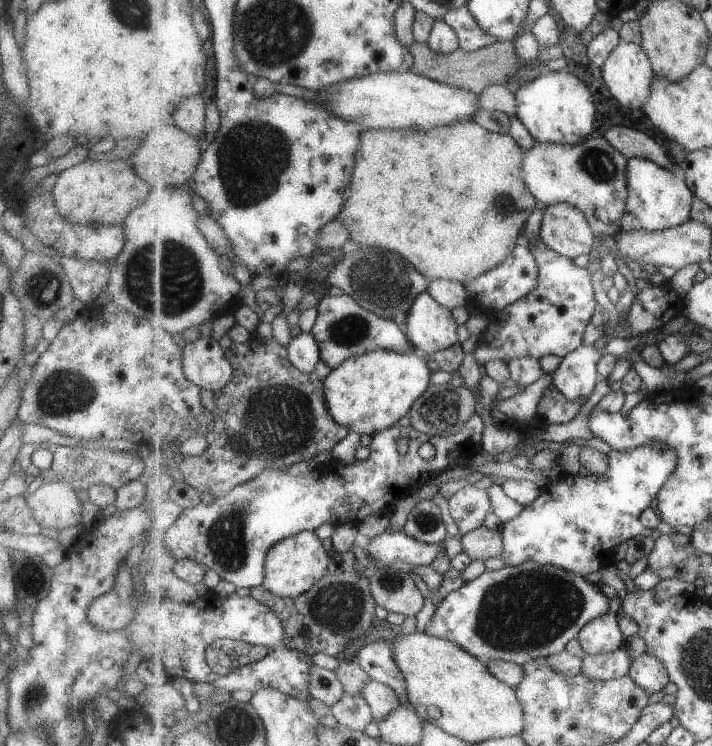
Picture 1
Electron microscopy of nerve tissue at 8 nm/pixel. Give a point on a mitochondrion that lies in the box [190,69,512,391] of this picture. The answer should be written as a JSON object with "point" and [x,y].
{"point":[251,158]}

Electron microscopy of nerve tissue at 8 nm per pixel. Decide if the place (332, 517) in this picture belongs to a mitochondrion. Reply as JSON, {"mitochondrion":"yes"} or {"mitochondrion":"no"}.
{"mitochondrion":"no"}

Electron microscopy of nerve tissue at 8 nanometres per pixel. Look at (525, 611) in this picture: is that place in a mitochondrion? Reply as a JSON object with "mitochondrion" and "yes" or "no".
{"mitochondrion":"yes"}

